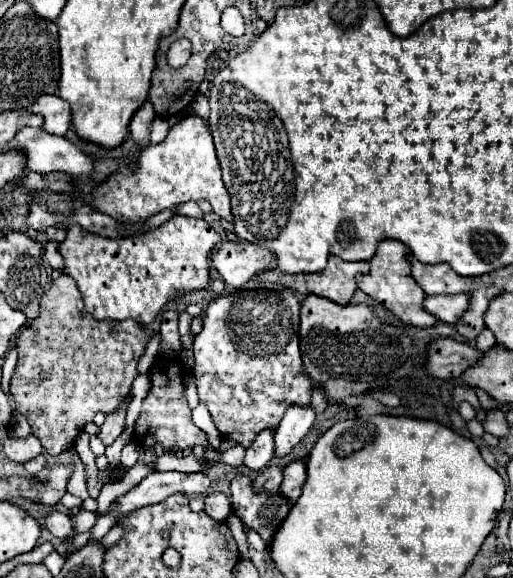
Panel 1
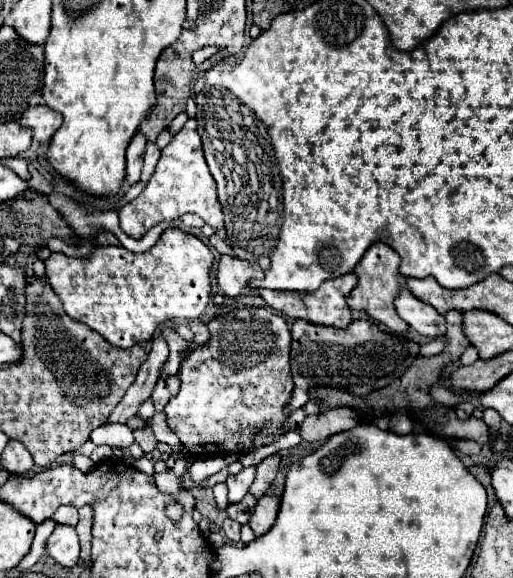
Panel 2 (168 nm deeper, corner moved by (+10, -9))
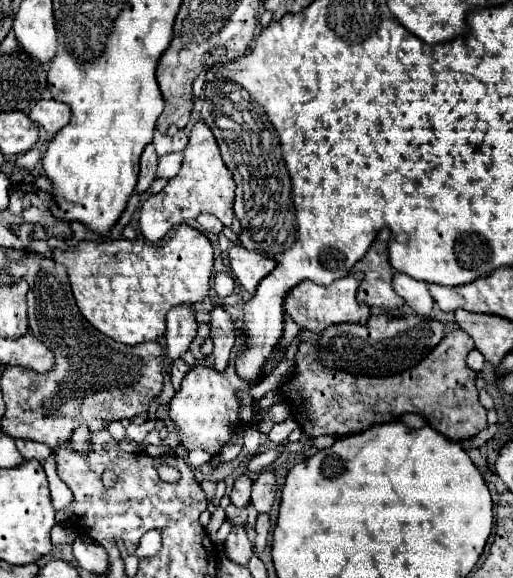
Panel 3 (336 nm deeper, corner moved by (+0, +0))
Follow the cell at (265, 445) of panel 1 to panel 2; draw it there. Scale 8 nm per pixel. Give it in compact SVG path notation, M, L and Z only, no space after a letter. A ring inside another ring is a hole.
M245 467L239 475L229 475L227 477L227 487L229 487L229 503L239 503L241 497L247 495L251 483L255 477L255 467Z

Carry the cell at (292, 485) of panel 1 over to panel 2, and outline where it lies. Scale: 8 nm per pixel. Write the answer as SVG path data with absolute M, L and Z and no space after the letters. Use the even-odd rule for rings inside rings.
M263 497L257 501L257 507L253 509L253 515L249 519L249 527L253 529L255 537L261 537L265 531L269 531L277 519L279 511L279 499L277 497Z

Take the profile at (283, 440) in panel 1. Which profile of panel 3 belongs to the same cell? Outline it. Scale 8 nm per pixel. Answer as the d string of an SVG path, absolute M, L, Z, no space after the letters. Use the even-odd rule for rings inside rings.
M263 470L253 484L251 504L257 508L257 512L269 512L275 502L275 494L277 494L277 478L271 470Z

